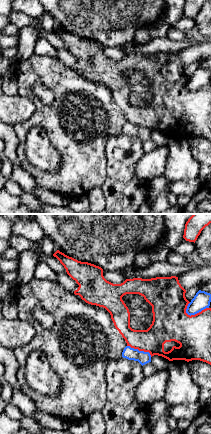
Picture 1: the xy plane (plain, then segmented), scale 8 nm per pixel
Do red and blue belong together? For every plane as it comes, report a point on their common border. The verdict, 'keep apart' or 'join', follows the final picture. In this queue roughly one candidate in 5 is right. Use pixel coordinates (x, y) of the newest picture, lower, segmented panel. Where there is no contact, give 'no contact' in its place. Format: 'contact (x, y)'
contact (197, 313)

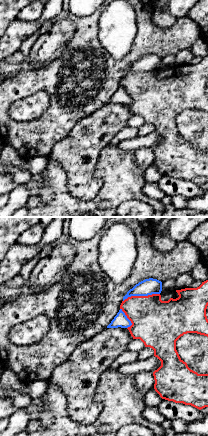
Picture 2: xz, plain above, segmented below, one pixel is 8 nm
contact (141, 296)

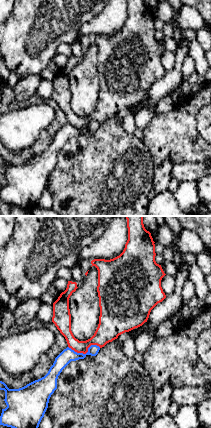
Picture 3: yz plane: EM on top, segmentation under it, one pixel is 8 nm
contact (85, 353)

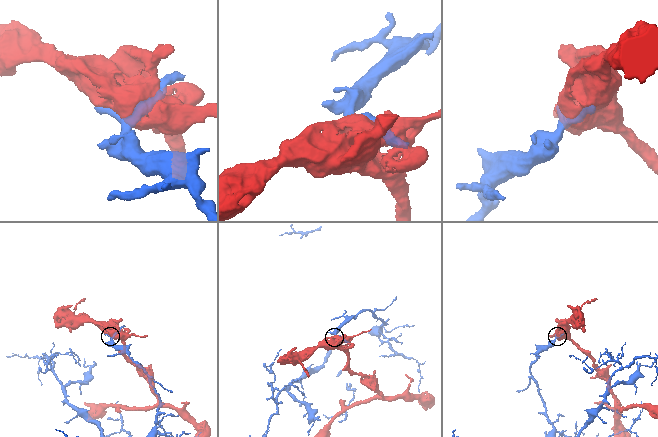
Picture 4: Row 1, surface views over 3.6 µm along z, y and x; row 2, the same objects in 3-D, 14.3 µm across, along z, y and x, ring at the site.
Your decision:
keep apart

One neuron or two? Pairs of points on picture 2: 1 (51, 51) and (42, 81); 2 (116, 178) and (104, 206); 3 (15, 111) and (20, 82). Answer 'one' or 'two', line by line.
1: two
2: one
3: two

